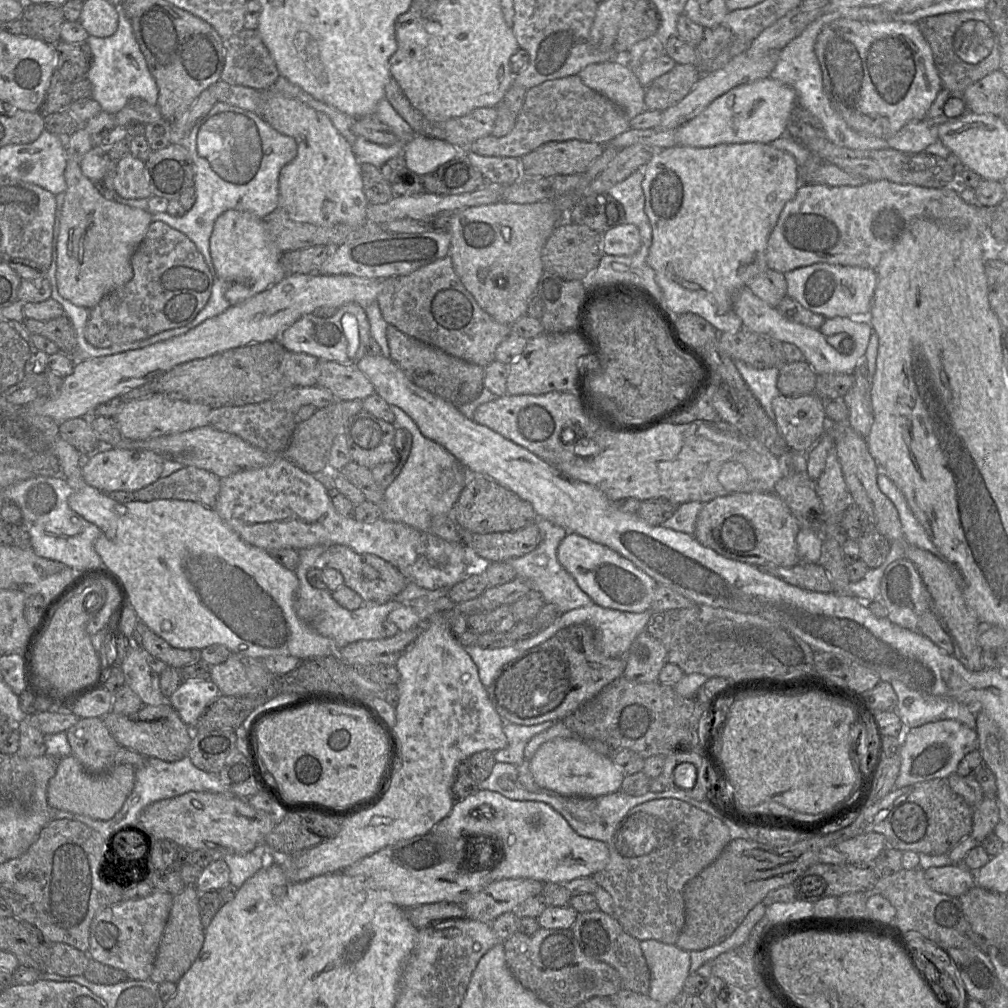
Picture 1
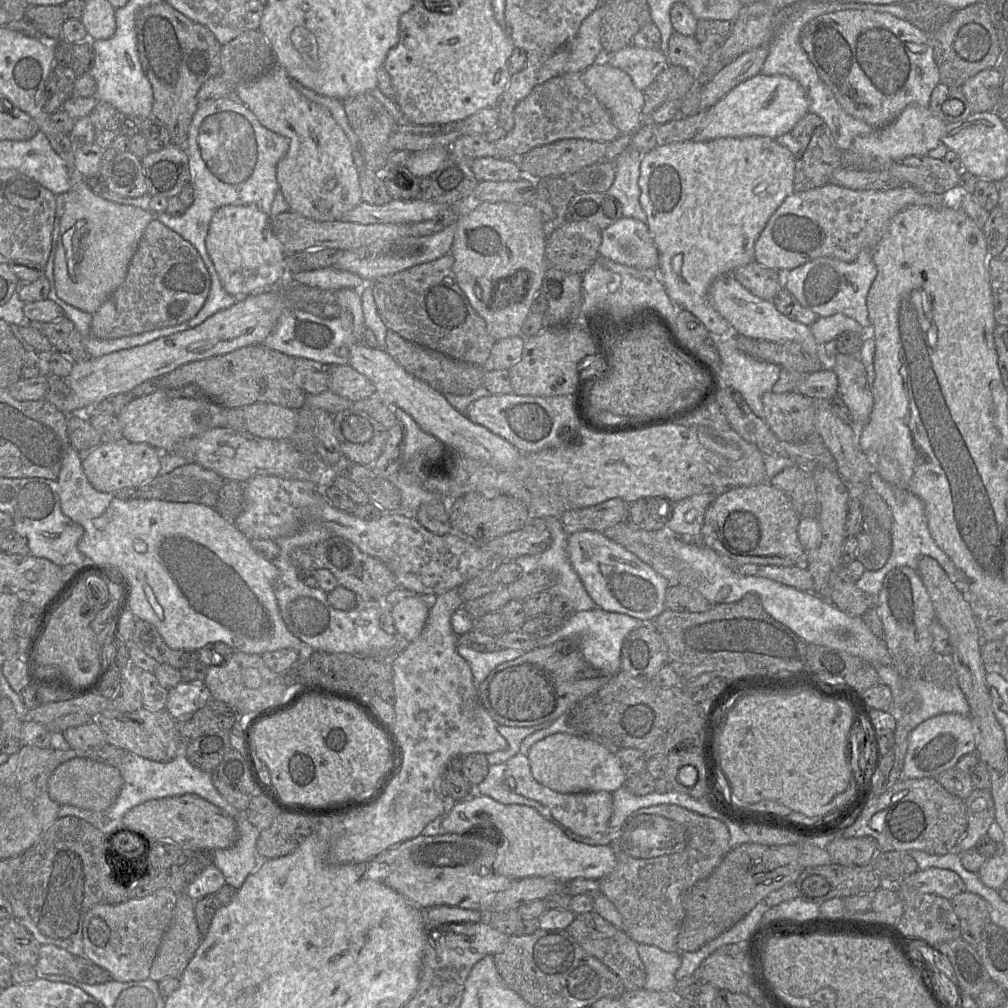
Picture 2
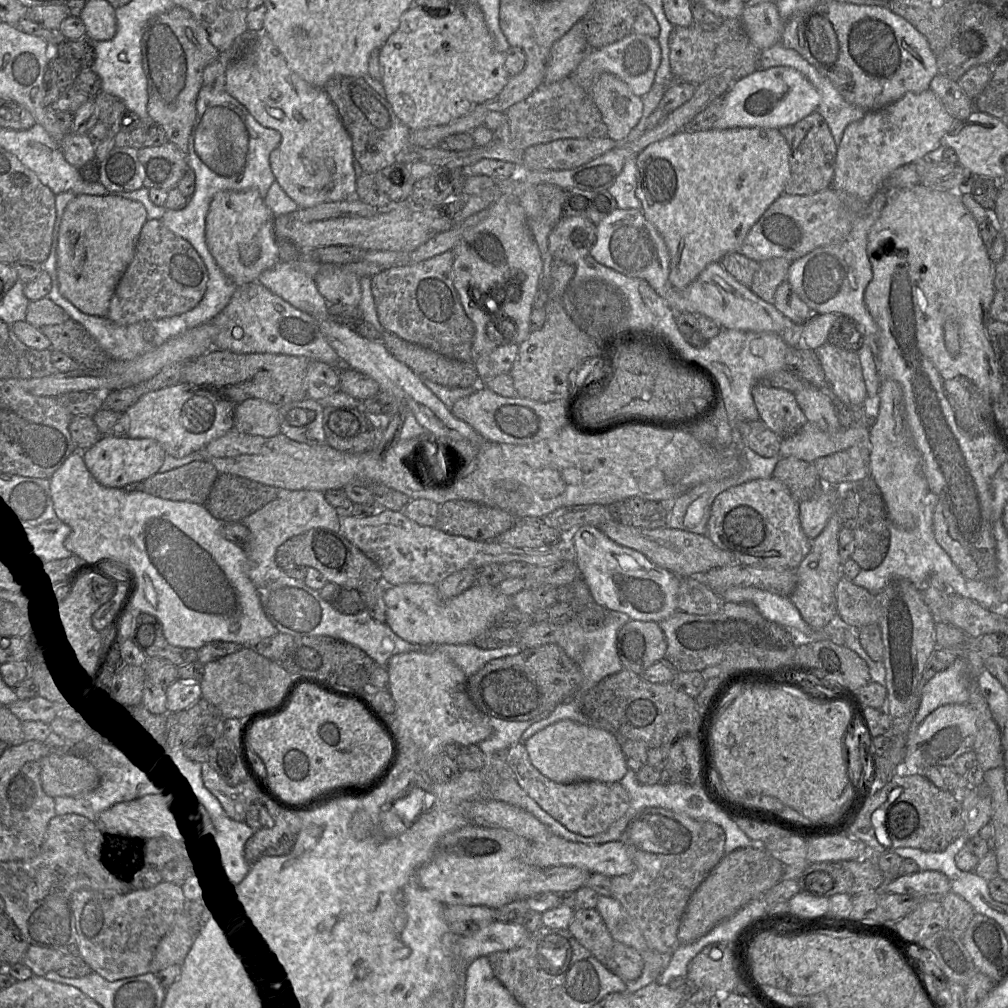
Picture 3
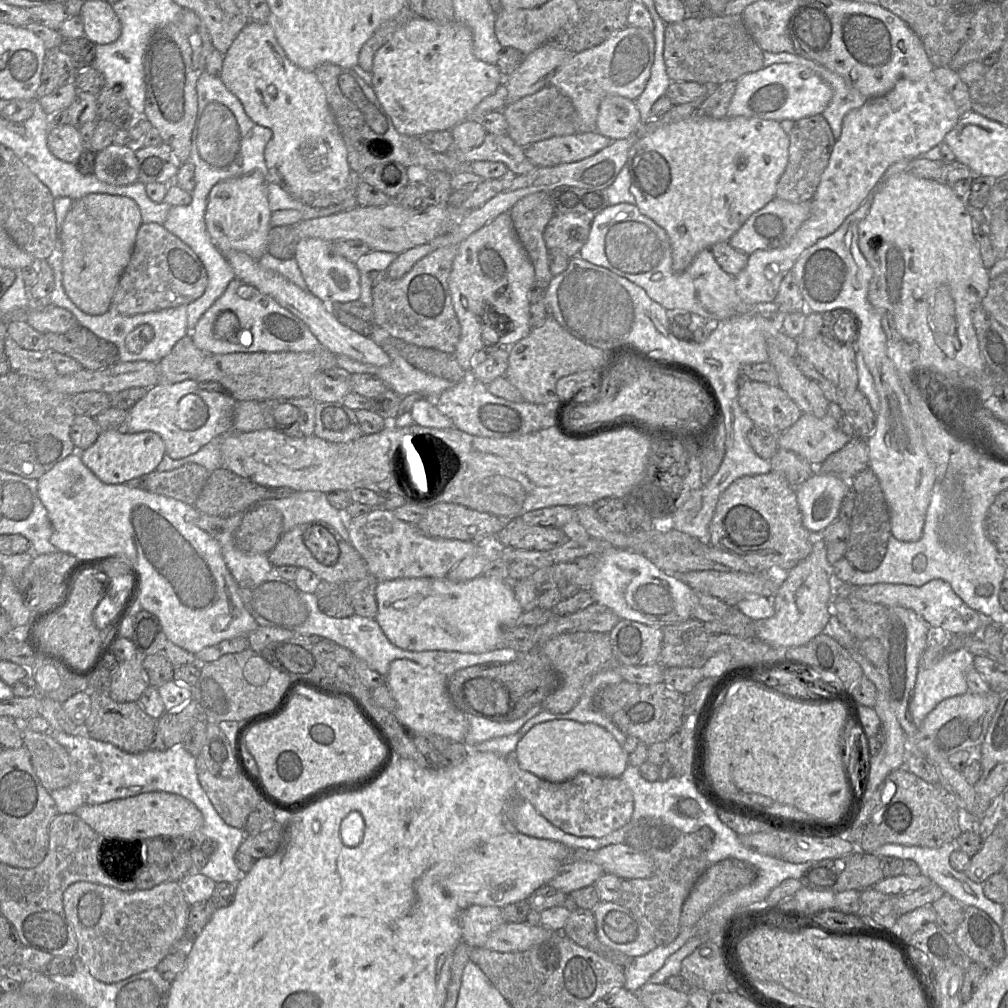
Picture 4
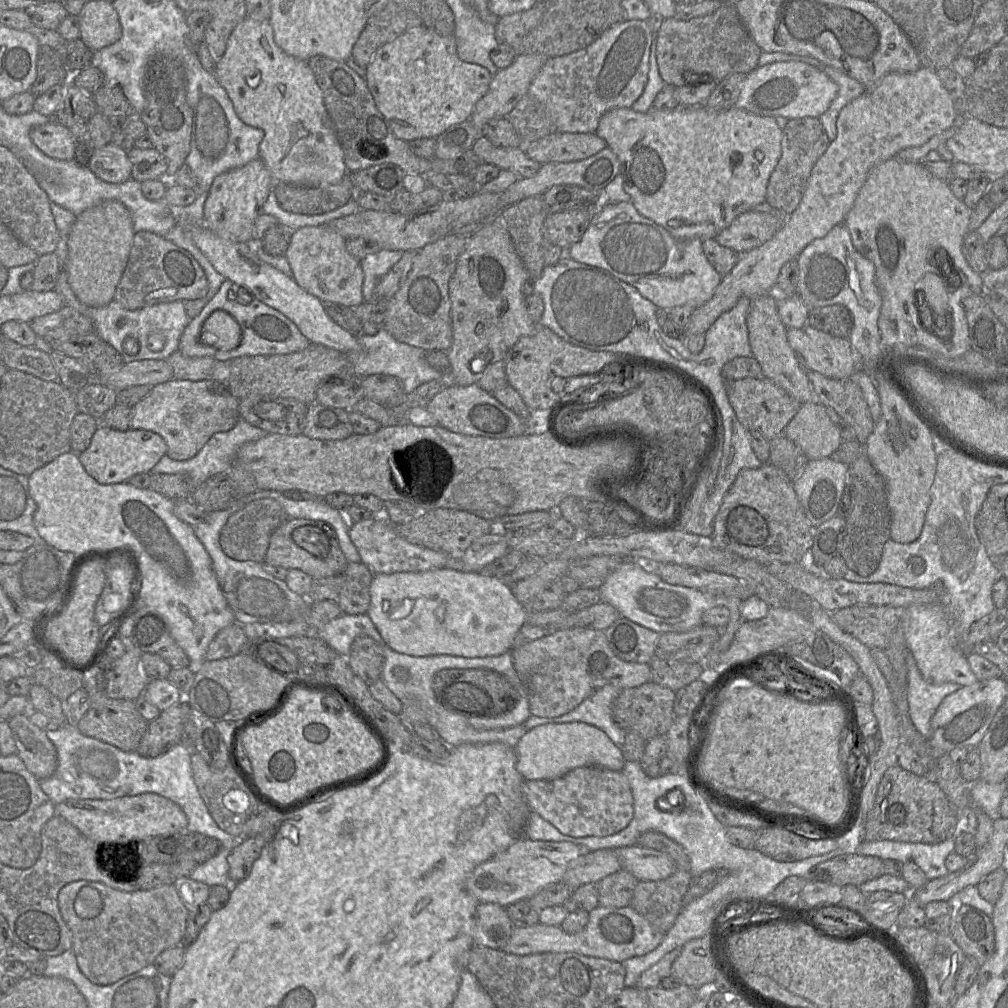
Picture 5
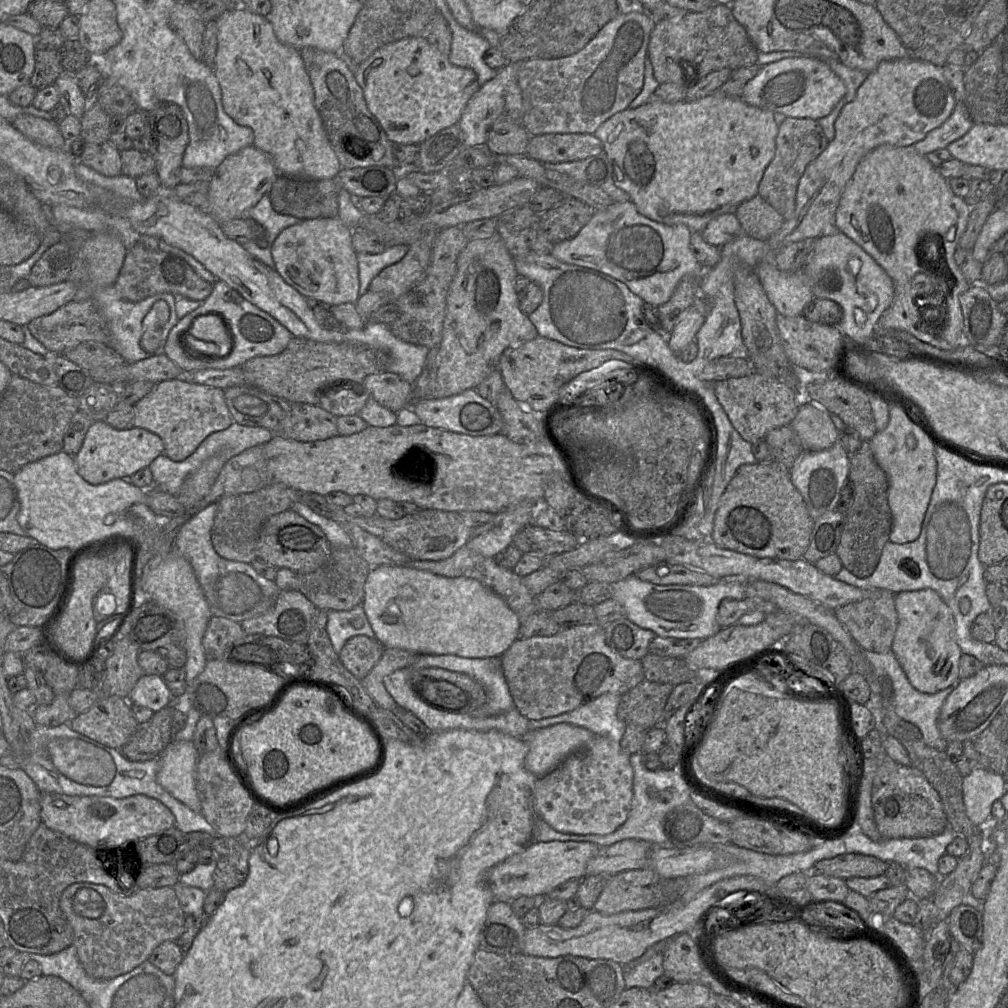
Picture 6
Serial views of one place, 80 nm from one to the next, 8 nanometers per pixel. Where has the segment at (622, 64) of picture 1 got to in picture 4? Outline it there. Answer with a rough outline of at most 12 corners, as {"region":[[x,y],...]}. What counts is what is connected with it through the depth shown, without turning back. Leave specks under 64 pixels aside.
{"region":[[608,95],[596,129],[620,140],[634,134],[641,114],[634,100]]}

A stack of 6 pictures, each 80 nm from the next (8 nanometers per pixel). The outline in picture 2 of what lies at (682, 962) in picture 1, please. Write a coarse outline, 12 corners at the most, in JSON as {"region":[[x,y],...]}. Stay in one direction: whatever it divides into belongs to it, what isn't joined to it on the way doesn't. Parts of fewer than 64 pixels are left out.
{"region":[[638,944],[644,988],[673,991],[681,952]]}

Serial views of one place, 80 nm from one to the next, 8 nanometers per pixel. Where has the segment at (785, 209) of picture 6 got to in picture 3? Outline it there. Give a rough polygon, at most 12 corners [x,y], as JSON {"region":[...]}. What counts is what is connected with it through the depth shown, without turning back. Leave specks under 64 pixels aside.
{"region":[[816,111],[797,122],[784,193],[832,187],[837,145]]}

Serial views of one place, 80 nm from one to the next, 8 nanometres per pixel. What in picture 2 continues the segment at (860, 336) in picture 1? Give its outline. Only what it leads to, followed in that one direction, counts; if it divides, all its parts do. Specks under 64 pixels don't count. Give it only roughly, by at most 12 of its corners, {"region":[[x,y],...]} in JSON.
{"region":[[841,313],[819,317],[810,328],[820,344],[845,331],[862,338],[866,329]]}

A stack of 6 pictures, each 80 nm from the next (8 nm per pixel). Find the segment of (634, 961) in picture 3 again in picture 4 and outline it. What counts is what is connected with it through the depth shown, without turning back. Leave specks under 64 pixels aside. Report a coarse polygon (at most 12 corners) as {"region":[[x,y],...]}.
{"region":[[572,894],[562,932],[575,943],[623,968],[634,958],[599,941],[593,911]]}

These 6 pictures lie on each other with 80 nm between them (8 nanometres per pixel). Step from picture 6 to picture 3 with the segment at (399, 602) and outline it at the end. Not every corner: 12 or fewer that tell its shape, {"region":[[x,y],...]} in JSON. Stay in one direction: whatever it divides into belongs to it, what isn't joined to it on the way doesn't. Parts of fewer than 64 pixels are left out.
{"region":[[474,584],[387,586],[385,623],[420,645],[469,644],[512,607]]}

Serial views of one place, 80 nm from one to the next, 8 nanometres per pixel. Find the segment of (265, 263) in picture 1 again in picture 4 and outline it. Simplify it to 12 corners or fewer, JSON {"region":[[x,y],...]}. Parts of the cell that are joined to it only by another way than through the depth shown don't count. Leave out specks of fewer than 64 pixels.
{"region":[[267,178],[220,181],[205,223],[220,251],[266,253]]}

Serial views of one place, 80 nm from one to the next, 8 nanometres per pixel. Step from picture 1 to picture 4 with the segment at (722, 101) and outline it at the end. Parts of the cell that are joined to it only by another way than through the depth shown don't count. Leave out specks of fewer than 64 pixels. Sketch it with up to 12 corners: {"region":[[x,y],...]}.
{"region":[[797,64],[737,81],[726,117],[798,121],[832,88]]}

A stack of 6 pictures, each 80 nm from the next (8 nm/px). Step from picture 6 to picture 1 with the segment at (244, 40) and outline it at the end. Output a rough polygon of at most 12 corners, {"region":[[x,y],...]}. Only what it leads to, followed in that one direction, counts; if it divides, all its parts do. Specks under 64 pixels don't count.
{"region":[[264,92],[297,143],[278,207],[318,226],[366,224],[361,164],[326,114]]}

